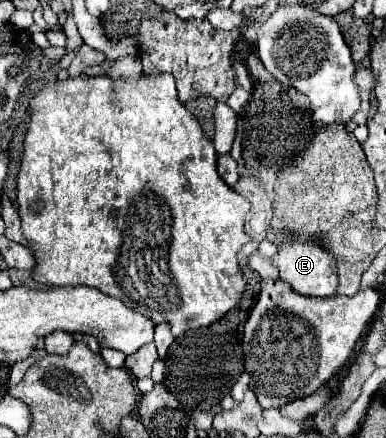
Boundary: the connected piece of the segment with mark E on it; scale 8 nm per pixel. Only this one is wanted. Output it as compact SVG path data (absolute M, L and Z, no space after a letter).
M269 233L269 239L277 243L279 253L273 257L273 265L279 269L279 279L289 283L293 291L301 295L319 295L319 297L333 297L337 293L337 265L329 253L319 249L313 241L295 241L295 243L283 243L277 241L273 233Z

